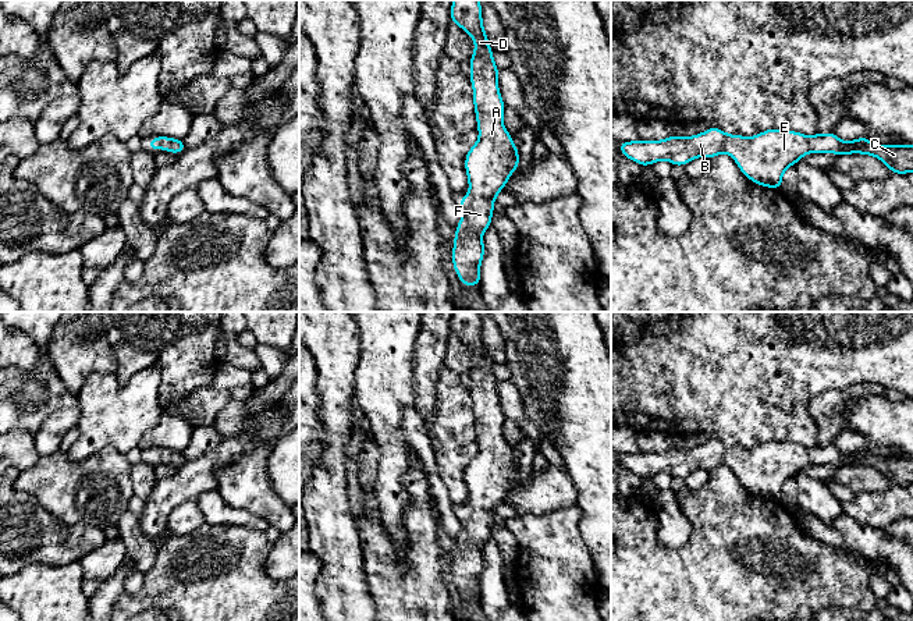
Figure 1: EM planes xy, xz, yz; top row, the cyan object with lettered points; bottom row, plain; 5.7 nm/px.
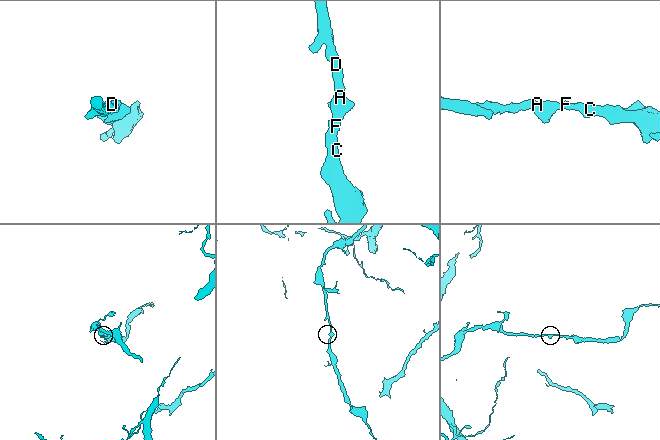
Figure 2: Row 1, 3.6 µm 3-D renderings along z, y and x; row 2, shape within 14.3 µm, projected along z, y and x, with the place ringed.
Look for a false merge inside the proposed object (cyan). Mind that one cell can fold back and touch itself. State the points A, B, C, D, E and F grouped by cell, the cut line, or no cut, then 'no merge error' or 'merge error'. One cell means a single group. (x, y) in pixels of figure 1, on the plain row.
A B C D E F; no cut; no merge error

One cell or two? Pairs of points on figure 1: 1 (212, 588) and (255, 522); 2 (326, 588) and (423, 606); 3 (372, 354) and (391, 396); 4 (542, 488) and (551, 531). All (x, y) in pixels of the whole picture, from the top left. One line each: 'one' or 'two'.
1: two
2: two
3: one
4: two

